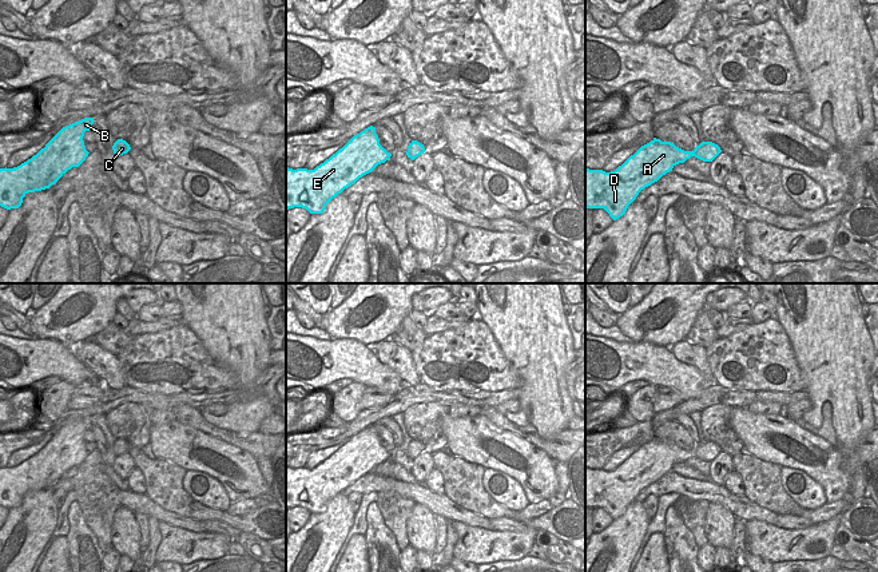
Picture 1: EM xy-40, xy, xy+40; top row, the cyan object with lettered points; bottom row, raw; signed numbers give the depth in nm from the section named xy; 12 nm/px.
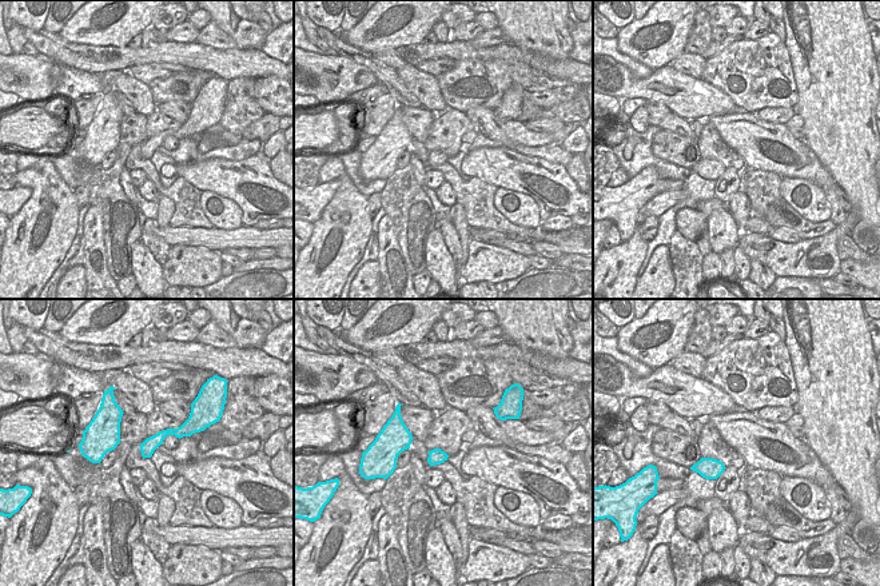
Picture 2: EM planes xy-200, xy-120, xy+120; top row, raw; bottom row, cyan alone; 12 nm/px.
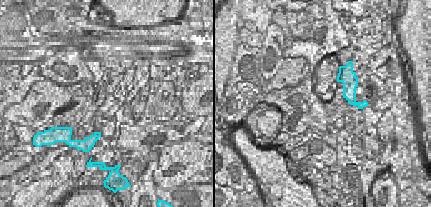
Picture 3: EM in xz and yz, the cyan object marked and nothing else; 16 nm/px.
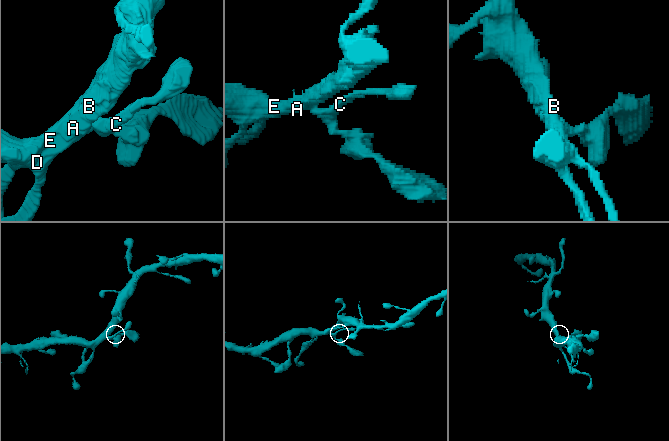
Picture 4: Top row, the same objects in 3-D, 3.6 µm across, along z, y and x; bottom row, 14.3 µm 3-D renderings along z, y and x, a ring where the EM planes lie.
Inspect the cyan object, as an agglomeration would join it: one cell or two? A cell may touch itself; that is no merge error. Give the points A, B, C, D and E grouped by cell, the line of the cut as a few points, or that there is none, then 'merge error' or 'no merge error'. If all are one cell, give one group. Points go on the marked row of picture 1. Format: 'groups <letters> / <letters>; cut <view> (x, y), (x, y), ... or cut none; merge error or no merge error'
groups A B D E / C; cut xy+40 (684, 151), (692, 155); merge error

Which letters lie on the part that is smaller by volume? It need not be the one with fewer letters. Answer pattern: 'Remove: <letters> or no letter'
Remove: C

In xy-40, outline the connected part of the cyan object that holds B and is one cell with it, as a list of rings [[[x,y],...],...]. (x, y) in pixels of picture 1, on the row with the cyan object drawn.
[[[84,118],[65,126],[27,162],[0,168],[0,206],[19,208],[28,192],[49,188],[68,170],[79,167],[90,154],[83,136],[92,124],[94,118]]]

